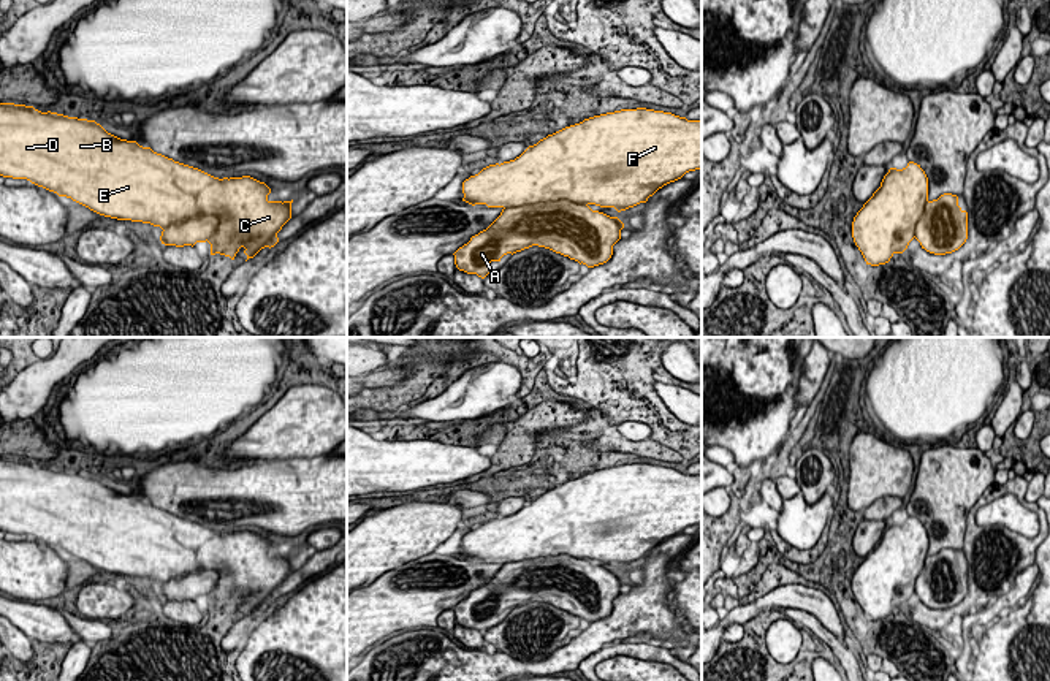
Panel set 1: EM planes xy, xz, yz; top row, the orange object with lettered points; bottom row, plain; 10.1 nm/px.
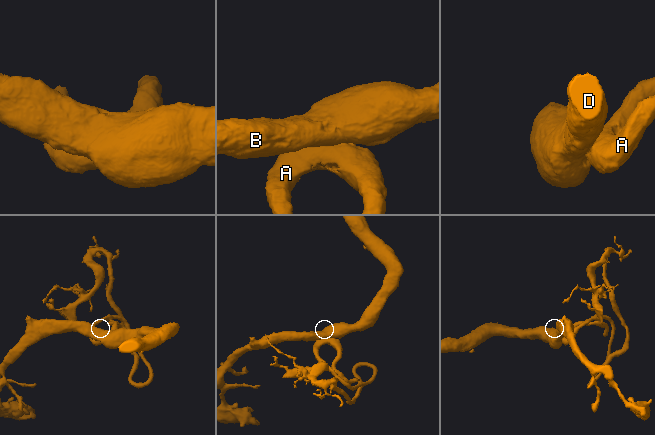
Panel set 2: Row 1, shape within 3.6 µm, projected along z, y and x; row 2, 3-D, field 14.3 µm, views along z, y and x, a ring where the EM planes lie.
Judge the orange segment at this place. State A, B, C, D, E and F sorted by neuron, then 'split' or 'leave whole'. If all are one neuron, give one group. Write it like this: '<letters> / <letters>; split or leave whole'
A / B C D E F; split

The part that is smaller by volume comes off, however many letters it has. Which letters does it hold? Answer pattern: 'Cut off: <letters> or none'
Cut off: A

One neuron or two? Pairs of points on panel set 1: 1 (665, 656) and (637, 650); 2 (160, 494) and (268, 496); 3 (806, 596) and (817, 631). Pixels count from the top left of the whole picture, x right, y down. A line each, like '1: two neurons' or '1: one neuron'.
1: one neuron
2: one neuron
3: two neurons

